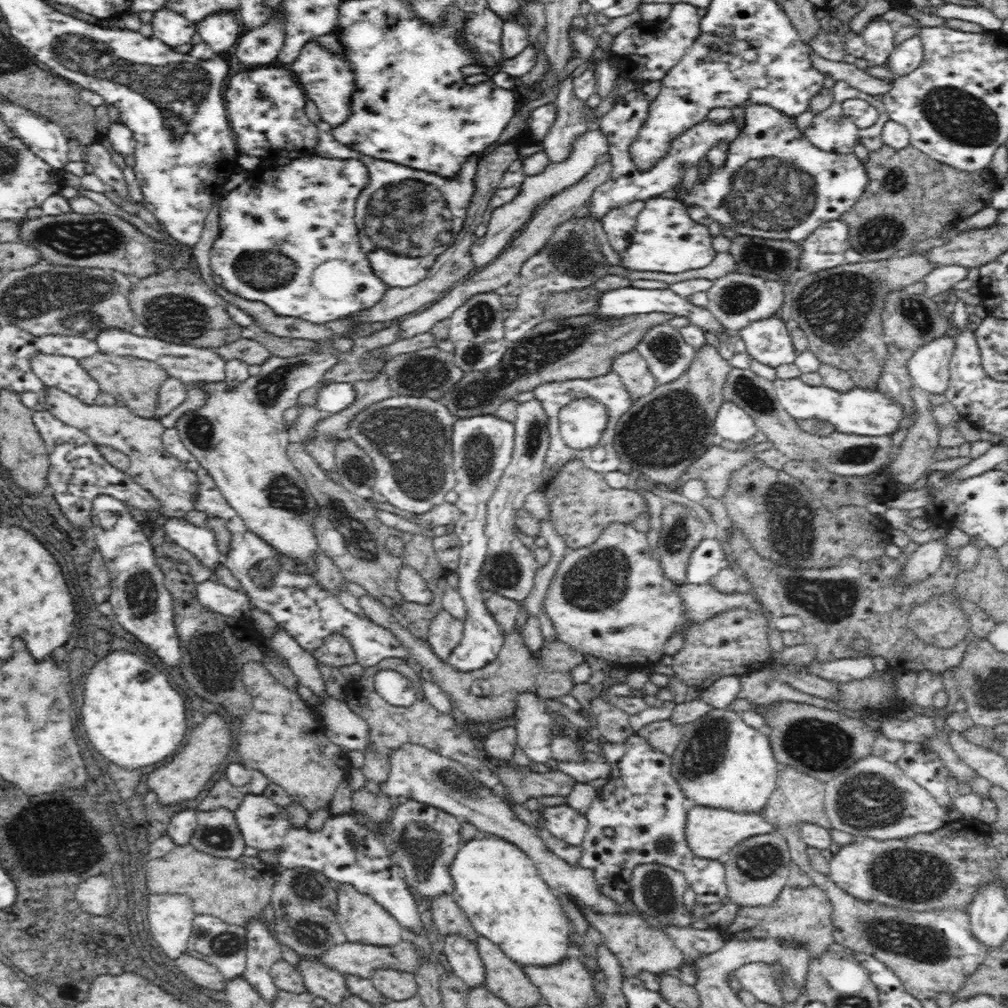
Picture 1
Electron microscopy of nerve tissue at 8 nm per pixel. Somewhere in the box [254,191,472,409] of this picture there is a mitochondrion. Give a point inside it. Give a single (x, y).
(423, 373)

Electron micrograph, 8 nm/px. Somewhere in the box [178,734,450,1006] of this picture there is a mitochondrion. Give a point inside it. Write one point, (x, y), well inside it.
(313, 933)

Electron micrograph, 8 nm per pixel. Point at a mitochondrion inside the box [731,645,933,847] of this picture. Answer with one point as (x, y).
(870, 801)

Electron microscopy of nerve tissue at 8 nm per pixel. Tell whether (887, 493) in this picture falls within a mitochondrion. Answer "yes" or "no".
no

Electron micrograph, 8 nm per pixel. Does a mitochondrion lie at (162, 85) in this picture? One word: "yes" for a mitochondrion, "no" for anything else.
yes

